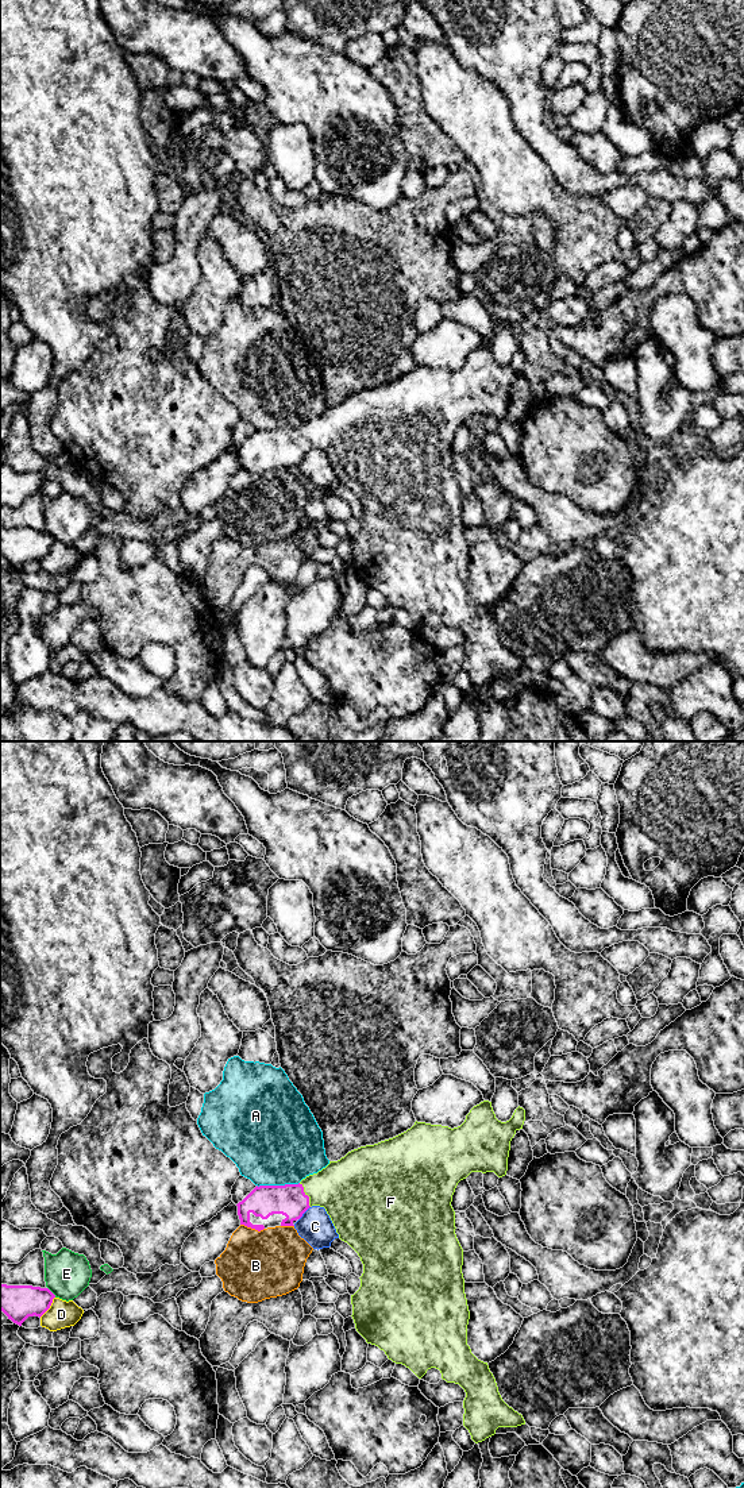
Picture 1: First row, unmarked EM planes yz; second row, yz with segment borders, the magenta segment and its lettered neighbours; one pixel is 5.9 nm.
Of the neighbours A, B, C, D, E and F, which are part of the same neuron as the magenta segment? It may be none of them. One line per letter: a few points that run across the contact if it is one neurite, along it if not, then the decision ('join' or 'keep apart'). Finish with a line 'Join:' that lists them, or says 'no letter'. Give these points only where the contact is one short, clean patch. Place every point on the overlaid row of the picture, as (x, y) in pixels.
A: keep apart
B: keep apart
C: line yz (309, 1206), (299, 1219); keep apart
D: keep apart
E: line yz (47, 1287), (56, 1296); keep apart
F: line yz (290, 1201), (307, 1195), (320, 1188), (347, 1188); join
Join: F

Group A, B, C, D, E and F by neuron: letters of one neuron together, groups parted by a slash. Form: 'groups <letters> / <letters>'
groups A / B / C / D / E / F

